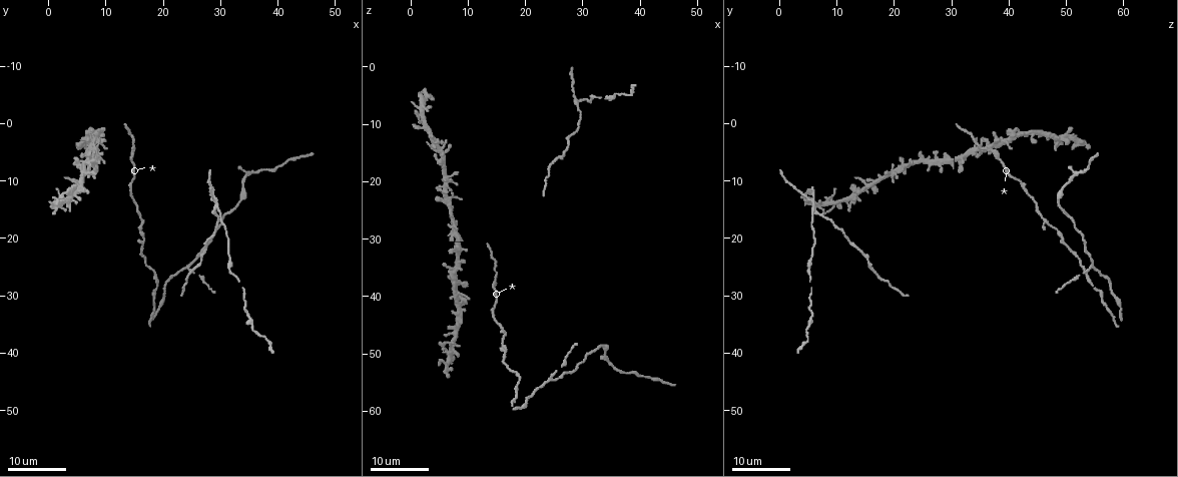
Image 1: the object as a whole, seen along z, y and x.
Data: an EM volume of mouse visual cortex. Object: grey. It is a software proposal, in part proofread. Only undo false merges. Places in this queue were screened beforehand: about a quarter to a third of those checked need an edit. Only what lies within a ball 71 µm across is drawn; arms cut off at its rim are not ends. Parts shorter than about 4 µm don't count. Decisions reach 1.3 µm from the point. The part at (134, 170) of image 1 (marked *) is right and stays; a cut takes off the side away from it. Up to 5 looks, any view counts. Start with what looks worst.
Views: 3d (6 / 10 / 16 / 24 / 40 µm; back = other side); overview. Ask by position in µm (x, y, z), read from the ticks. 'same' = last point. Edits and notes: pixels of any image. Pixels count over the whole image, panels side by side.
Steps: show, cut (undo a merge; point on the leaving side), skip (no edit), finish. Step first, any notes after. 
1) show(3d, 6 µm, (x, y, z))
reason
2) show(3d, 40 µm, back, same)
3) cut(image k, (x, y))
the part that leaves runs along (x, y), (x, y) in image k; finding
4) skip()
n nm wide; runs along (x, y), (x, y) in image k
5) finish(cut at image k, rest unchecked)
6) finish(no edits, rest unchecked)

show(3d, 24 µm, (29.5, 14.5, 6.0))
side arm on a straight run

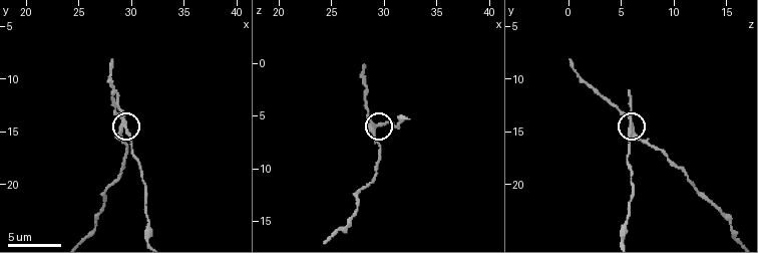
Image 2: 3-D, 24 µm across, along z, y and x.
show(3d, 10 µm, (29.6, 14.6, 5.8))
closer look

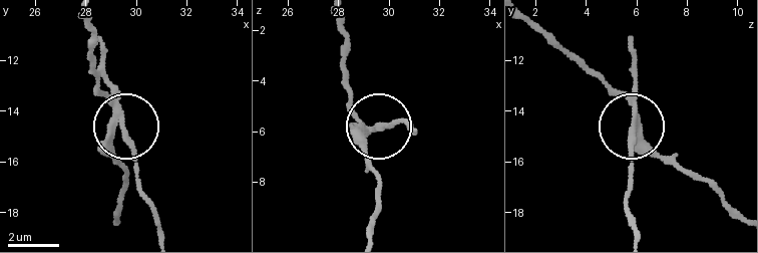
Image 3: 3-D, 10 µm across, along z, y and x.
show(3d, 6 µm, (29.5, 14.6, 5.9))

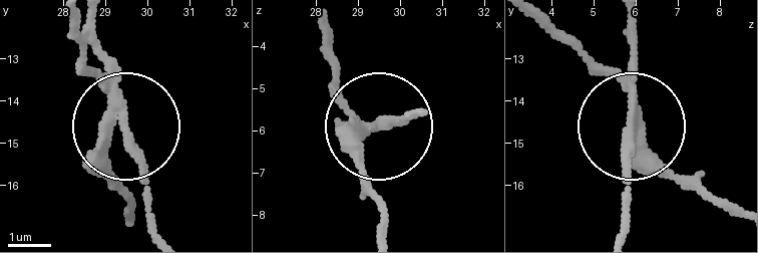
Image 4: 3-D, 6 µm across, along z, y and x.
cut(image 4, (83, 58))
side arm 9 µm; the part that leaves runs along (107, 96), (107, 158), (128, 212) in image 4; a second neuron is stuck on

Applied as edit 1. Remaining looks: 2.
show(3d, 16 µm, (14.5, 6.0, 38.5))

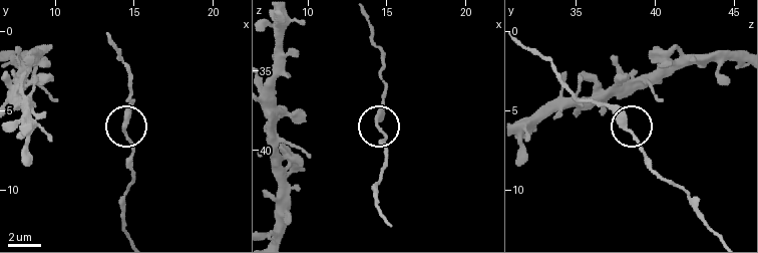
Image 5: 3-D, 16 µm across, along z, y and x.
show(3d, 10 µm, (14.5, 6.2, 38.4))

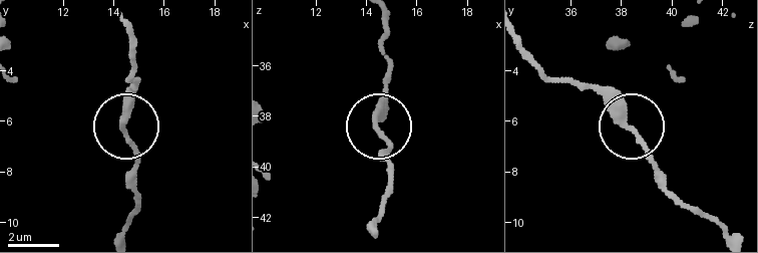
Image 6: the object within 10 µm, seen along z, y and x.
skip()
runs along (658, 175), (641, 138), (579, 81) in image 6; one neuron here

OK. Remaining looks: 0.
finish(cut at image 4, rest unchecked)

